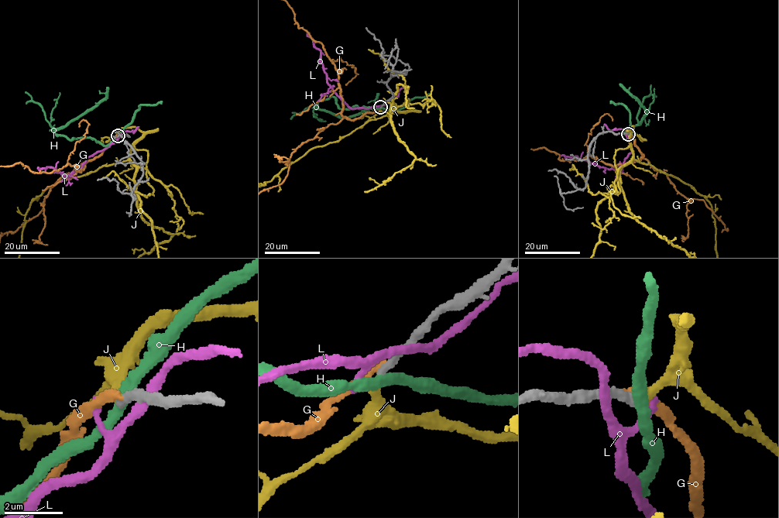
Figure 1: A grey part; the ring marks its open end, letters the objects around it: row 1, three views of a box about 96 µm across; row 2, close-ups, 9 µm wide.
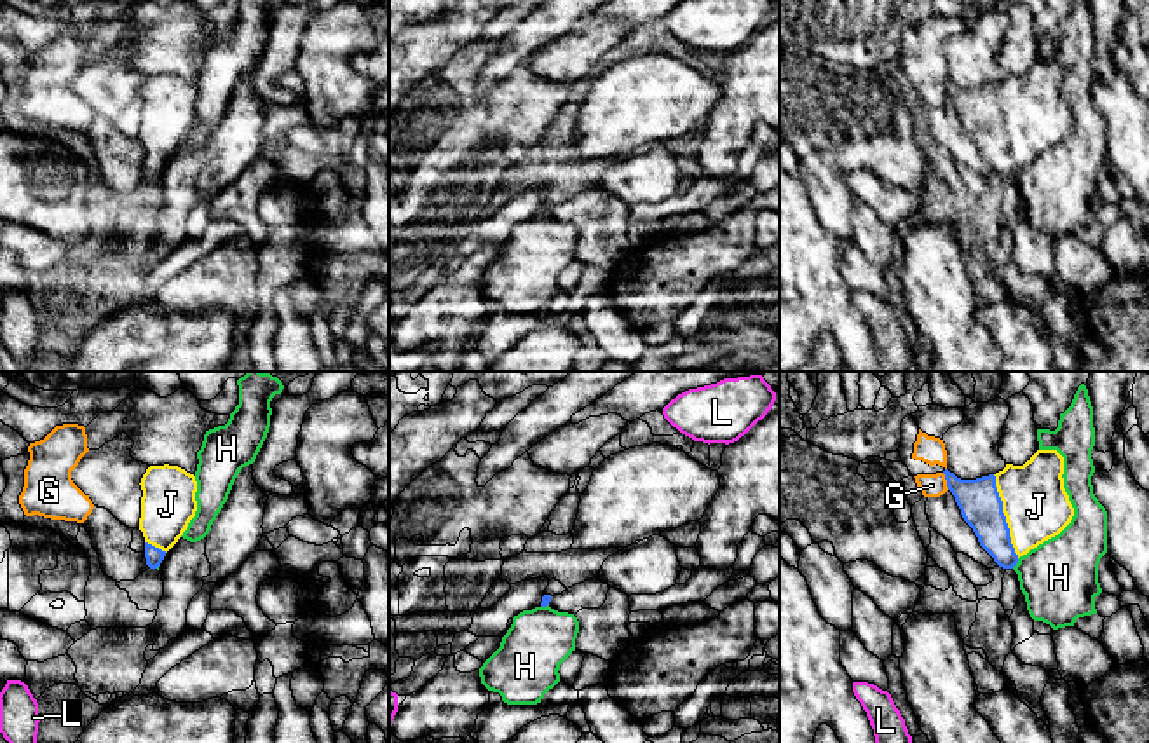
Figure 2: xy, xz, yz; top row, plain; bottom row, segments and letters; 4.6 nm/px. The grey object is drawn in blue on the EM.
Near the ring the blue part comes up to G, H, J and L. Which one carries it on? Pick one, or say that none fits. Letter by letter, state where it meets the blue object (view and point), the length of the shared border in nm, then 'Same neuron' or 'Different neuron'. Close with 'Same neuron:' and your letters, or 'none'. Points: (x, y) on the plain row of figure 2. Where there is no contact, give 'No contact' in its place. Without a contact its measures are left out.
G: Touches blue at yz (947, 91). Shared border 90 nm. Different neuron
H: Touches blue at yz (1015, 173). Shared border 60 nm. Different neuron
J: Touches blue at yz (1005, 126). Shared border 400 nm. Same neuron
L: No contact. Different neuron
Same neuron: J

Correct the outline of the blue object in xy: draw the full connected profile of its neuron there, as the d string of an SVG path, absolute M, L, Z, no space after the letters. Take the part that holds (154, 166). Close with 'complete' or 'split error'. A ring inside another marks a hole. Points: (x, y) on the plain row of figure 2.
M150 75L141 87L139 140L150 178L160 176L197 120L195 85L178 75Z; split error

